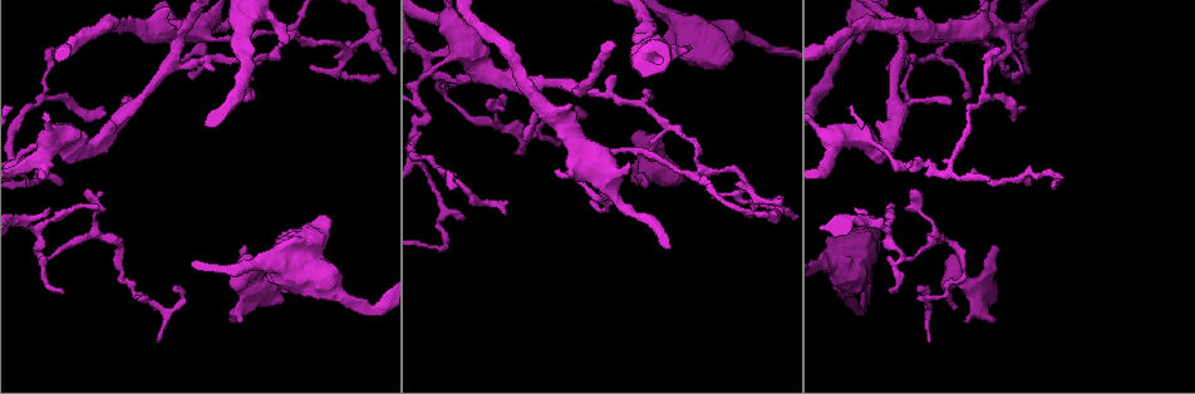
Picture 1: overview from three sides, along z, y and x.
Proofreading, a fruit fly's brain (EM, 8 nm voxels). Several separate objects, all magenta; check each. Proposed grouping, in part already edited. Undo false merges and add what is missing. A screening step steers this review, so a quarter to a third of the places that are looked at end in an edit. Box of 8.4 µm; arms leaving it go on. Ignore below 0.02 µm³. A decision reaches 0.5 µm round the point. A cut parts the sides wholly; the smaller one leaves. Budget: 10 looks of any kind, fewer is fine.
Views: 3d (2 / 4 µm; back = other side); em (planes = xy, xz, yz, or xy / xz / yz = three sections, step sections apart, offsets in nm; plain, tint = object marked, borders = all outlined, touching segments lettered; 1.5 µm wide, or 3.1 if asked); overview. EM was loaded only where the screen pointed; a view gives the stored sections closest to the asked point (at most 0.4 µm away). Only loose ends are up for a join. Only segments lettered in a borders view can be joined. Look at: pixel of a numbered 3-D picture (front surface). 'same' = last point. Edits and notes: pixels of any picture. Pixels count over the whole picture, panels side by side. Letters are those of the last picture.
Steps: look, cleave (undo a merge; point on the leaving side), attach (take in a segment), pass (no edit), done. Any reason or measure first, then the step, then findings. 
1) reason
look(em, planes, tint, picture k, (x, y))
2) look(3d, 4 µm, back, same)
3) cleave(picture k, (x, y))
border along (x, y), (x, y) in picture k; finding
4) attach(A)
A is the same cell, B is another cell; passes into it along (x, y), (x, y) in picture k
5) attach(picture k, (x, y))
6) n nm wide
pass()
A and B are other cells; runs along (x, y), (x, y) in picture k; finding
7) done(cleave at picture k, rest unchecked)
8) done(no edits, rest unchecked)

branch stops here
look(3d, 2 µm, back, picture 1, (992, 319))

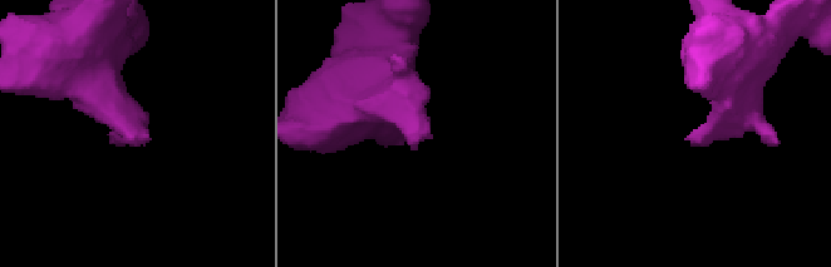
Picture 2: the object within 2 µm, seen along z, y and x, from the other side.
shape alone is not enough
look(em, yz, step 8, borders, picture 2, (690, 135))

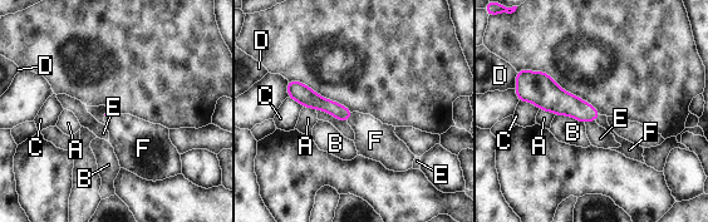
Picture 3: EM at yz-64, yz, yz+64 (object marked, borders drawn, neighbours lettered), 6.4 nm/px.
E touches over 220 nm
attach(F)
F is the same cell, A, B, C, D and E are other cells; passes into it along (315, 100), (350, 116), (375, 141) in picture 3; it goes on there

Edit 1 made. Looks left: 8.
look(overview)

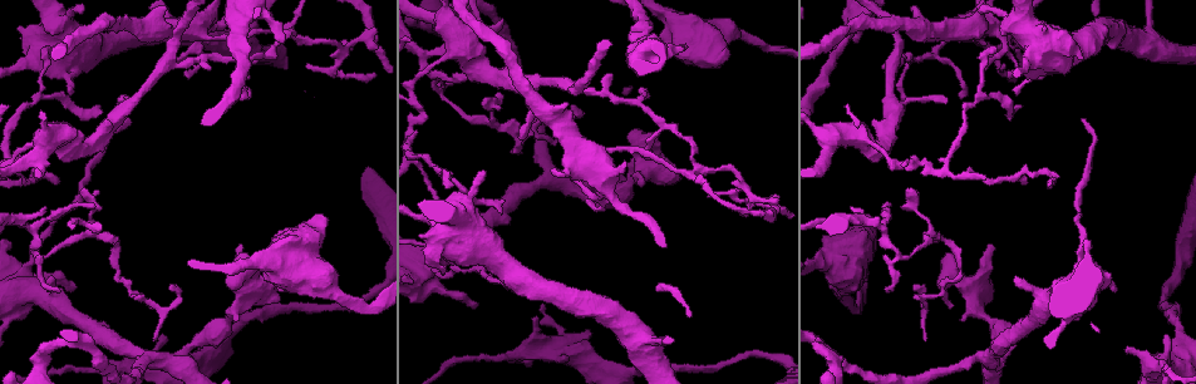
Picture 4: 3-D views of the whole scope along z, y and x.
tapers out
look(3d, 2 µm, picture 4, (553, 143))

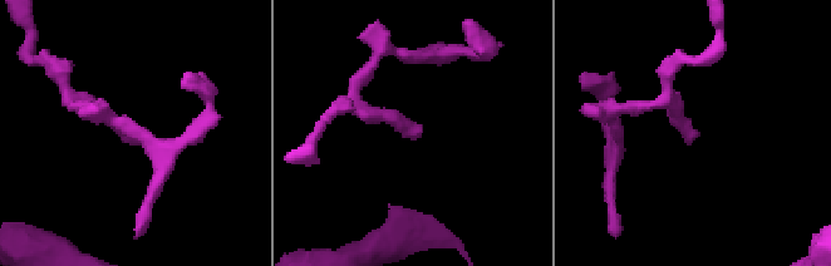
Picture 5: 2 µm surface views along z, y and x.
shape alone is not enough
look(em, planes, borders, picture 5, (421, 128))

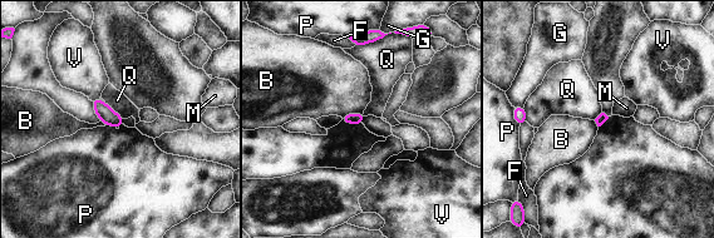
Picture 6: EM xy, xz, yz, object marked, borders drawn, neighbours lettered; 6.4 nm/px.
pass()
B, F, G, M, P, Q and V are other cells; border along (388, 34), (378, 40), (356, 45) in picture 6; no lettered segment goes on from it

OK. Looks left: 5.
four or more arms meet
look(em, xy, step 4, tint, picture 4, (295, 35))

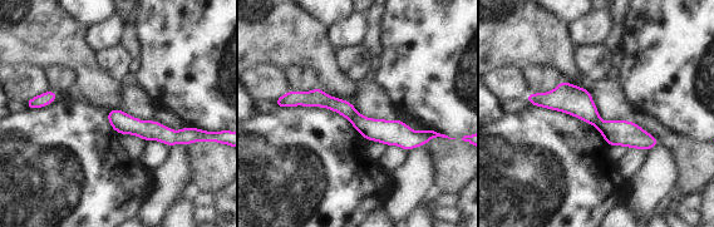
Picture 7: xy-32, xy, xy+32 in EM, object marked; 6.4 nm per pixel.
look(em, planes, borders, same)

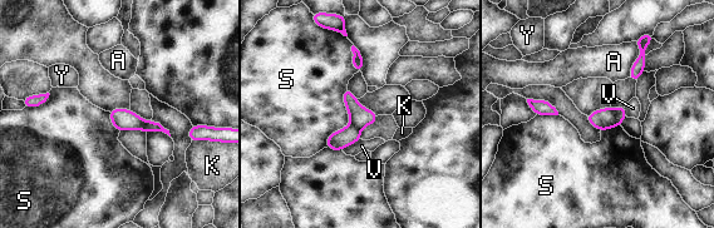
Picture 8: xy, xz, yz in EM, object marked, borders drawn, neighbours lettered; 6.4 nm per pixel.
cleave(picture 8, (620, 112))
A, K, S, V and Y are other cells; border along (612, 109), (620, 124) in picture 8; a second neuron is stuck on

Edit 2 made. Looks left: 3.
done(attach at picture 3, cleave at picture 8, rest unchecked)

